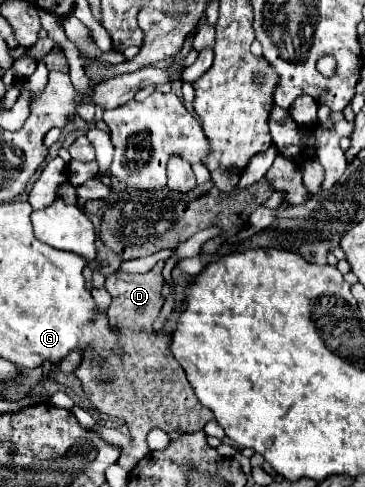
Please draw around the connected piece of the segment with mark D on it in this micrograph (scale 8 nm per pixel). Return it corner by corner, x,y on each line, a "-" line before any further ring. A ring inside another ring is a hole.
157,263
149,273
143,275
127,275
127,273
113,273
107,277
105,289
113,297
113,303
107,311
109,325
113,333
119,339
121,353
119,355
109,355
103,365
93,361
93,353
87,349
87,357
83,359
81,367
75,371
75,375
81,379
83,389
89,397
89,401
99,409
101,413
109,417
117,417
125,421
131,433
131,447
121,451
119,465
127,471
133,471
133,467
139,461
139,455
145,455
147,445
145,439
151,429
171,429
171,431
201,431
207,421
213,419
211,409
203,407
197,397
193,387
189,385
181,365
173,359
169,351
169,335
173,333
177,315
181,311
181,305
177,305
175,313
169,315
169,319
163,325
163,333
155,335
153,333
153,321
163,307
163,297
161,297
161,285
163,285
163,275
161,275
163,263
-
107,367
113,367
119,371
117,381
107,387
107,383
101,383
99,379
105,377
101,369
107,371

